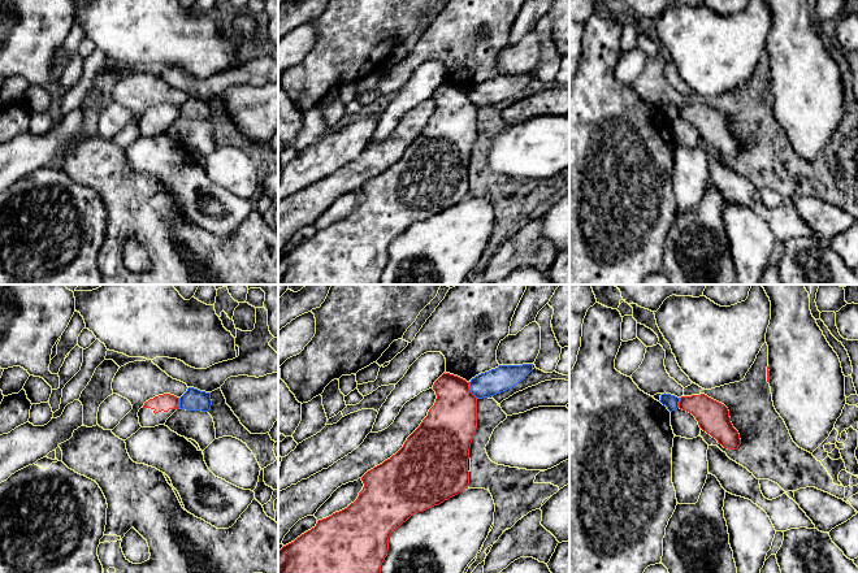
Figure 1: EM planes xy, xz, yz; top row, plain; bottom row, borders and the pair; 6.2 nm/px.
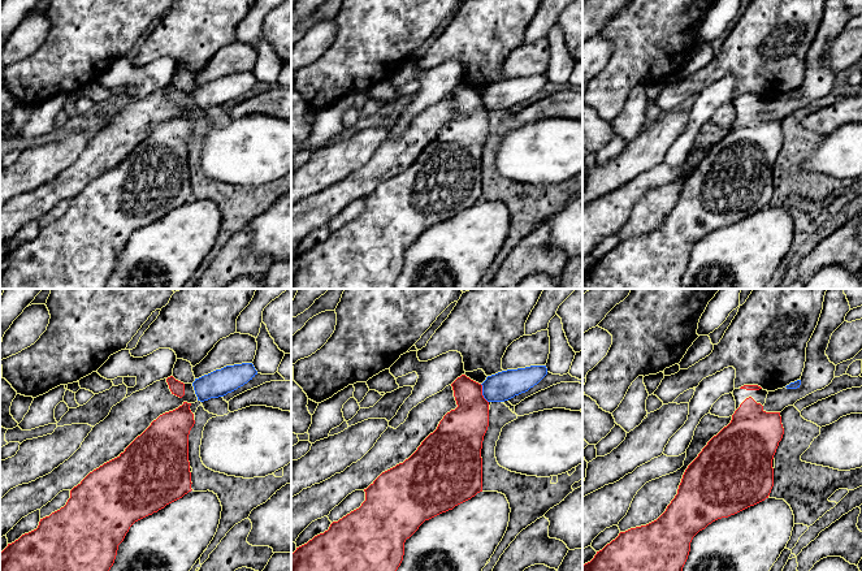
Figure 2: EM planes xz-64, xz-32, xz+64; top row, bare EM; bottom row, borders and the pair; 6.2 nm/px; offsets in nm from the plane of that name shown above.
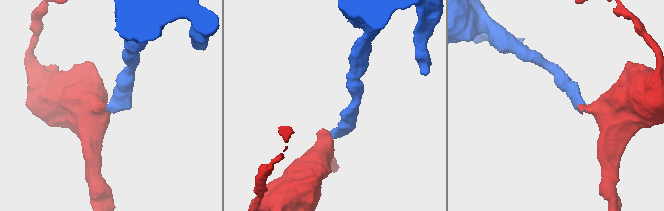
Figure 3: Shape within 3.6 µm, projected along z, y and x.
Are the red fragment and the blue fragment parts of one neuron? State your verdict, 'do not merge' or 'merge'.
do not merge

